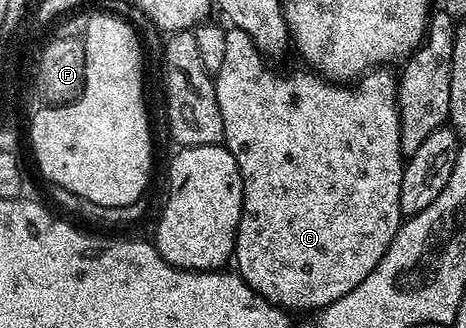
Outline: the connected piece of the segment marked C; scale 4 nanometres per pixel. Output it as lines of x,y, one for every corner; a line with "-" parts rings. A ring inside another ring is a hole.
236,28
226,29
227,49
223,51
223,68
215,76
213,87
219,104
219,116
223,116
223,143
225,149
235,156
241,177
241,219
237,225
237,243
233,246
236,273
259,296
286,312
293,310
313,310
320,312
335,300
347,296
383,260
391,240
395,240
397,229
401,227
403,215
399,204
399,190
403,184
403,172
407,161
401,152
400,108
397,107
397,81
394,71
389,68
374,68
349,84
334,84
312,69
293,70
290,74
276,74
270,63
255,48
251,36

